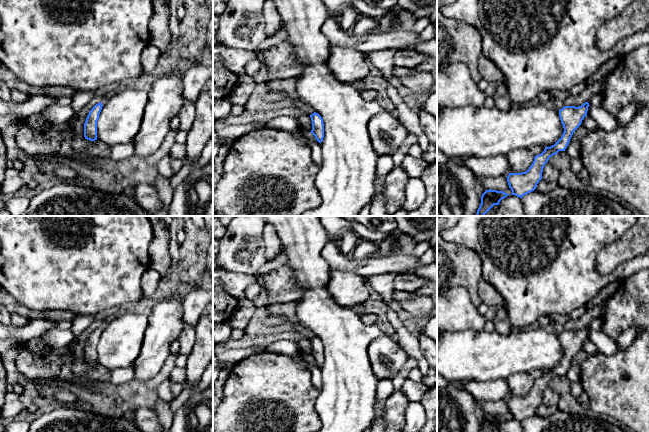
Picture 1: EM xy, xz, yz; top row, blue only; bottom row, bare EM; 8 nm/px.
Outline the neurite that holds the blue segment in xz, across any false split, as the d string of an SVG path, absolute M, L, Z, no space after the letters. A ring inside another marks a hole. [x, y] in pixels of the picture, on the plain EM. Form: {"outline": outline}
{"outline": "M314 336L310 339L311 345L312 345L312 354L310 357L312 357L316 364L321 367L324 362L324 347L322 341Z"}

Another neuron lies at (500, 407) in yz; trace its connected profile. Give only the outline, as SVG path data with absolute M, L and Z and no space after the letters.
M476 399L476 403L481 413L485 414L491 413L491 414L503 415L509 419L512 418L512 415L509 412L507 406L507 402L503 400L499 400L497 402L485 402Z

